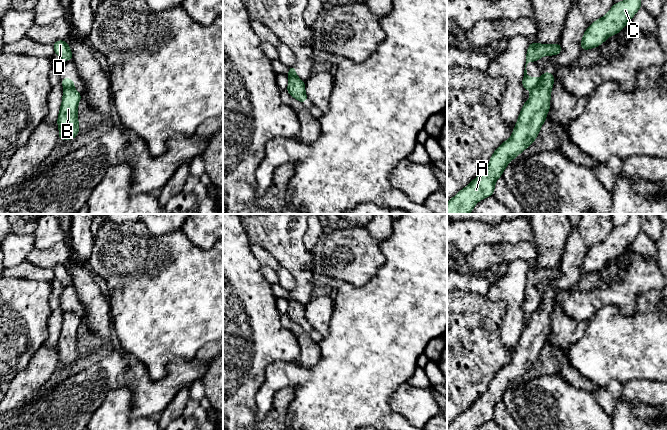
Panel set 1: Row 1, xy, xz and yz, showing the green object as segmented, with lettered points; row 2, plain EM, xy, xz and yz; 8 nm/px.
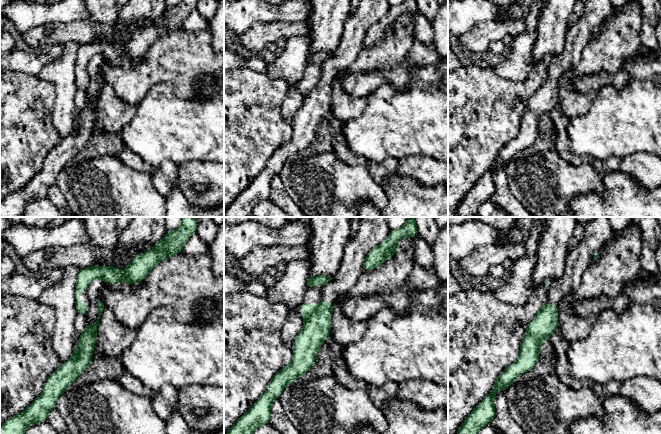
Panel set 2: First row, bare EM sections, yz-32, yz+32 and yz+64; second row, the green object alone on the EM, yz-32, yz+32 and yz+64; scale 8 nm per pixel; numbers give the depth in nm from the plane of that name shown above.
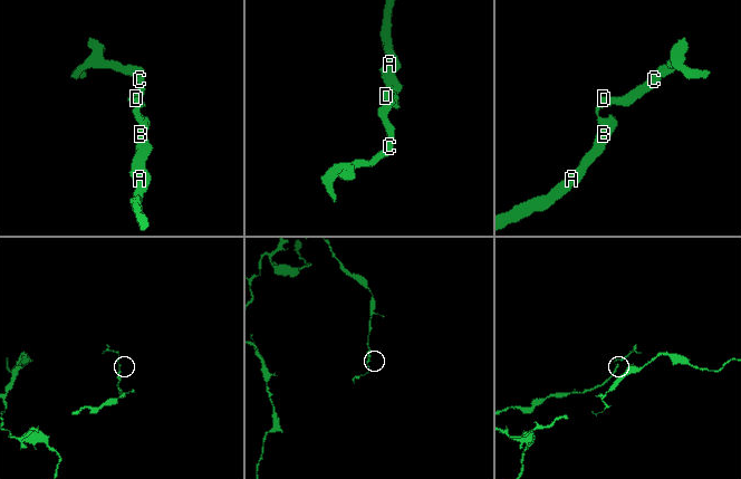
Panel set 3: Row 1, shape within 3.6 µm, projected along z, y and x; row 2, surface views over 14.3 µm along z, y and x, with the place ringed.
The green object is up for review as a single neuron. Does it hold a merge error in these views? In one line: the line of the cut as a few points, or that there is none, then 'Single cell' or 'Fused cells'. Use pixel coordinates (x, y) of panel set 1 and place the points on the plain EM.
Split along yz (541, 303), (531, 314). Fused cells

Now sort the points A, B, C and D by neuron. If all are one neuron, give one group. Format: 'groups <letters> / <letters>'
groups A B / C D

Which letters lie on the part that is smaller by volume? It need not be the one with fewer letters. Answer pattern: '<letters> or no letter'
C, D

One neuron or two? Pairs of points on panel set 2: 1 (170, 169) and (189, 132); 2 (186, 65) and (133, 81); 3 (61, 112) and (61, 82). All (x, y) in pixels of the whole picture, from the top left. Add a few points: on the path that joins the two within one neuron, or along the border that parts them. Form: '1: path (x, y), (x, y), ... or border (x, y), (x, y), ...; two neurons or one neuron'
1: border (177, 165), (165, 160), (155, 169); two neurons
2: path (173, 65), (156, 67), (146, 74); one neuron
3: path (62, 105), (62, 89); one neuron

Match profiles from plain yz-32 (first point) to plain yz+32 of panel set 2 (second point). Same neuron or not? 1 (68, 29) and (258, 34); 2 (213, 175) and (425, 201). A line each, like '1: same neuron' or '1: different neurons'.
1: same neuron
2: different neurons

